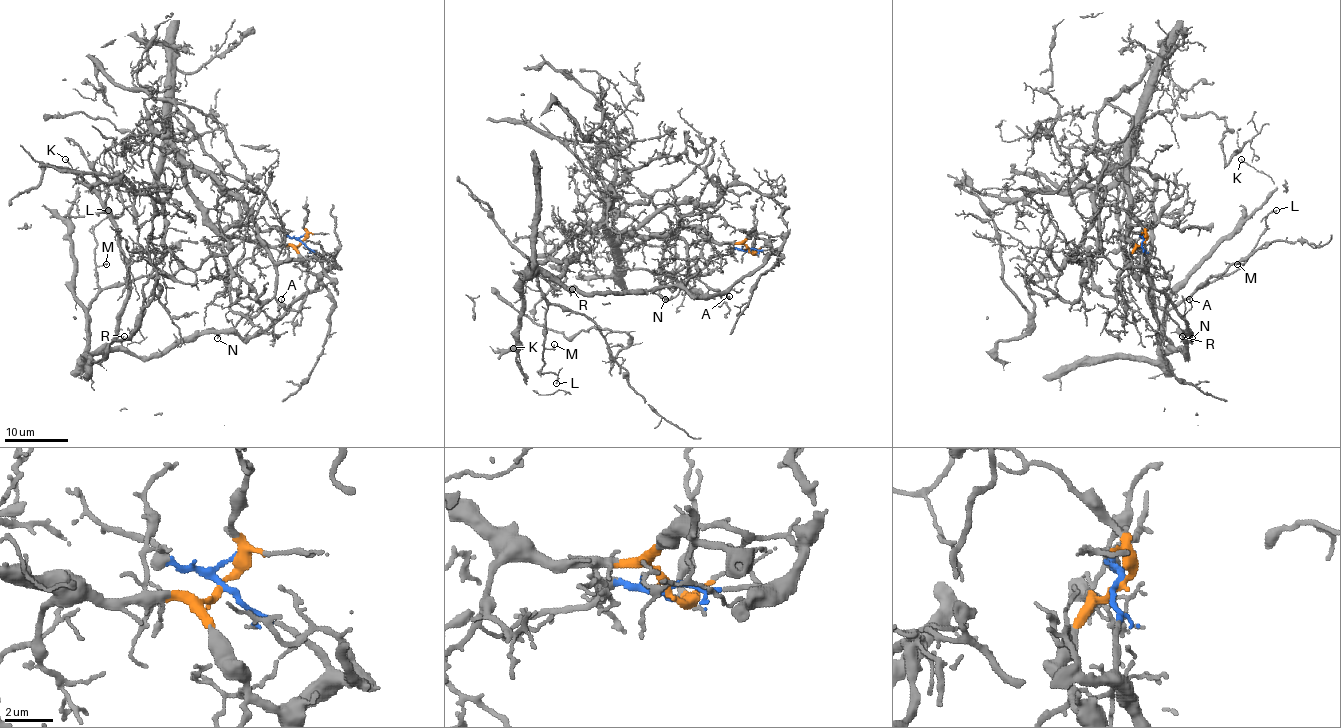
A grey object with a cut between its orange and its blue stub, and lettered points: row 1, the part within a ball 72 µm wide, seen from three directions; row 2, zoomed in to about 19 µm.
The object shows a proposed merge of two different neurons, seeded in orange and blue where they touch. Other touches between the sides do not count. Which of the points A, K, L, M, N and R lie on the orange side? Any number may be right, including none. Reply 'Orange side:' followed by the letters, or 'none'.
Orange side: none

